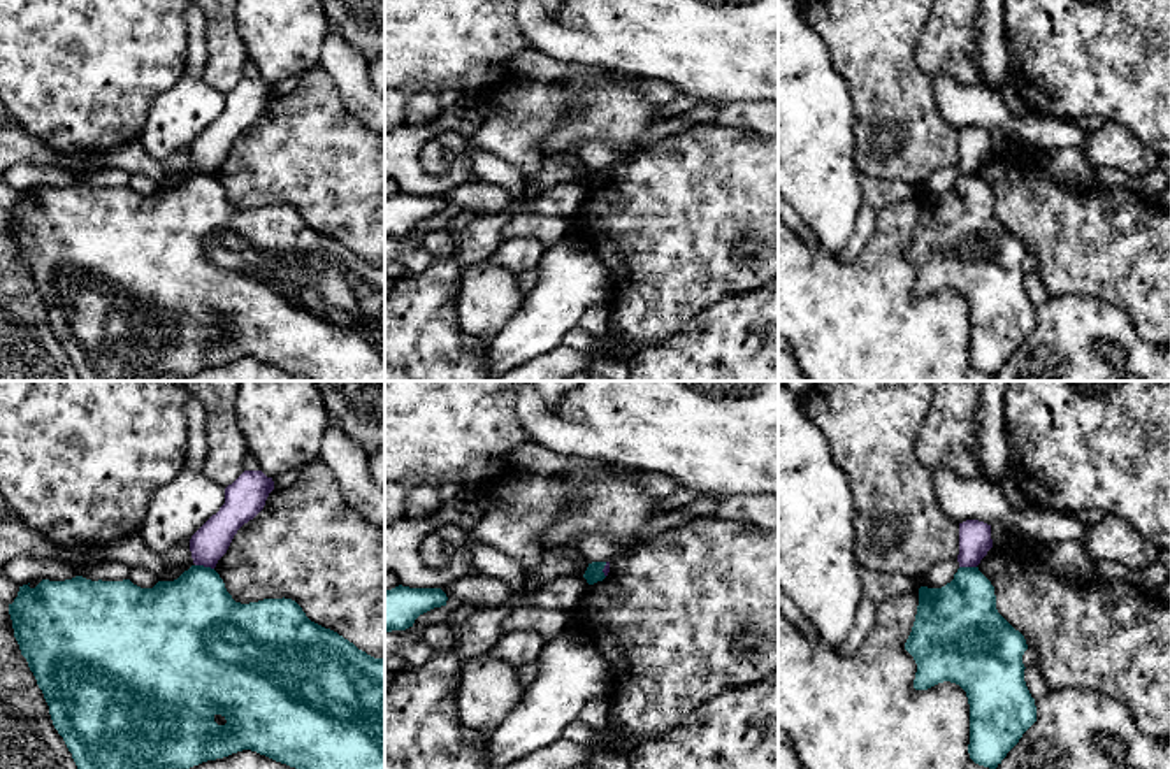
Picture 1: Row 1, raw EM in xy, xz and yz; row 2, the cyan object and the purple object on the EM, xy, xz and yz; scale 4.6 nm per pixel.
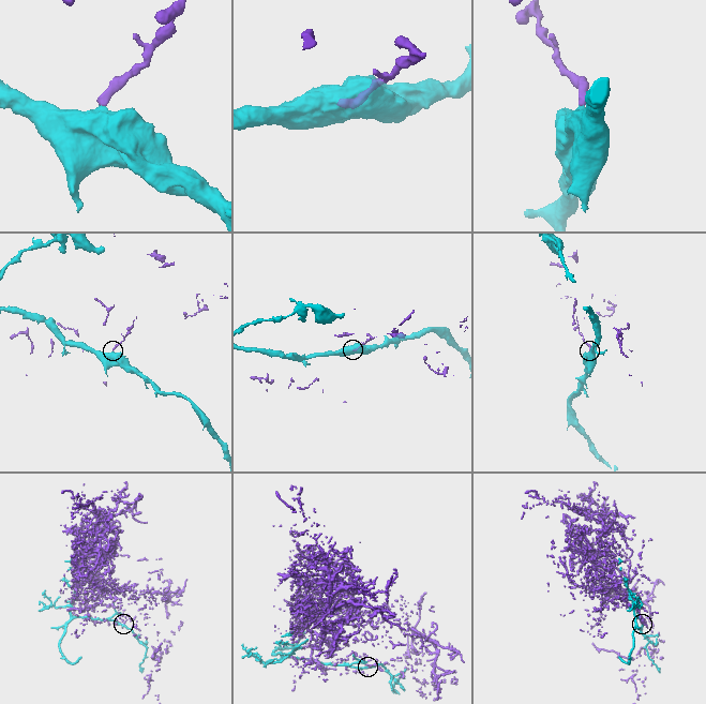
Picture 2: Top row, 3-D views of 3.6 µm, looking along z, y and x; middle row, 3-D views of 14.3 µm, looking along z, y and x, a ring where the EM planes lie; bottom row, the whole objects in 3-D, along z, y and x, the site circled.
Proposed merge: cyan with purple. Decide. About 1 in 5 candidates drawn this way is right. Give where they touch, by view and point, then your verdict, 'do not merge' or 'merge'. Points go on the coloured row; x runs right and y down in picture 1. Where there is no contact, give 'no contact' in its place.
meets cyan in xy at (202, 566); do not merge

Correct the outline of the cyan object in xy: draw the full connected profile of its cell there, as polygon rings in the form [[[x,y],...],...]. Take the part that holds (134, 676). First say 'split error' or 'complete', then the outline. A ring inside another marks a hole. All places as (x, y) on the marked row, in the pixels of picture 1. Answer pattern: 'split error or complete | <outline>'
complete | [[[191,565],[177,579],[158,581],[153,588],[141,588],[130,579],[91,581],[83,576],[65,581],[42,579],[35,588],[19,586],[18,597],[9,604],[9,614],[21,655],[77,769],[190,769],[242,750],[295,769],[385,769],[385,658],[374,658],[337,632],[311,622],[292,599],[241,604],[232,599],[214,569]]]

